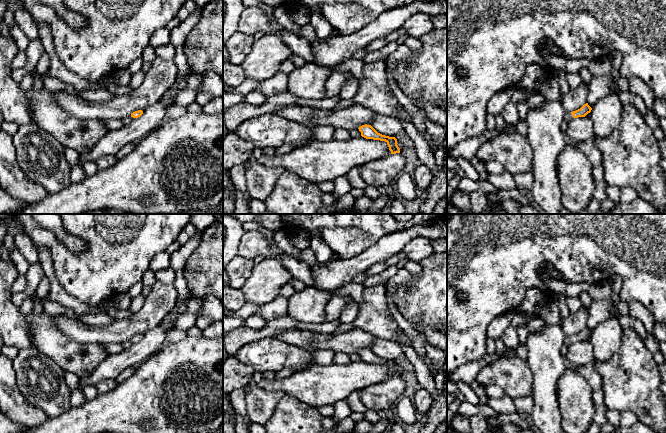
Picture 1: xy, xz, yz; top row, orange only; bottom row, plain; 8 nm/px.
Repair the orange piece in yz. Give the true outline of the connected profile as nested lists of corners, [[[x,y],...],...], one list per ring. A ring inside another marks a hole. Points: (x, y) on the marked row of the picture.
[[[588,103],[584,104],[580,109],[573,112],[565,112],[564,121],[567,123],[570,122],[573,118],[585,117],[588,113],[590,113],[592,108],[588,105]]]

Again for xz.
[[[362,125],[359,128],[361,136],[366,139],[385,141],[391,151],[391,154],[400,153],[400,148],[397,145],[395,137],[389,137],[378,133],[371,125]]]

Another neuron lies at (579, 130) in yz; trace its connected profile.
[[[578,117],[568,122],[566,138],[573,143],[583,143],[593,138],[593,123],[590,118]]]

